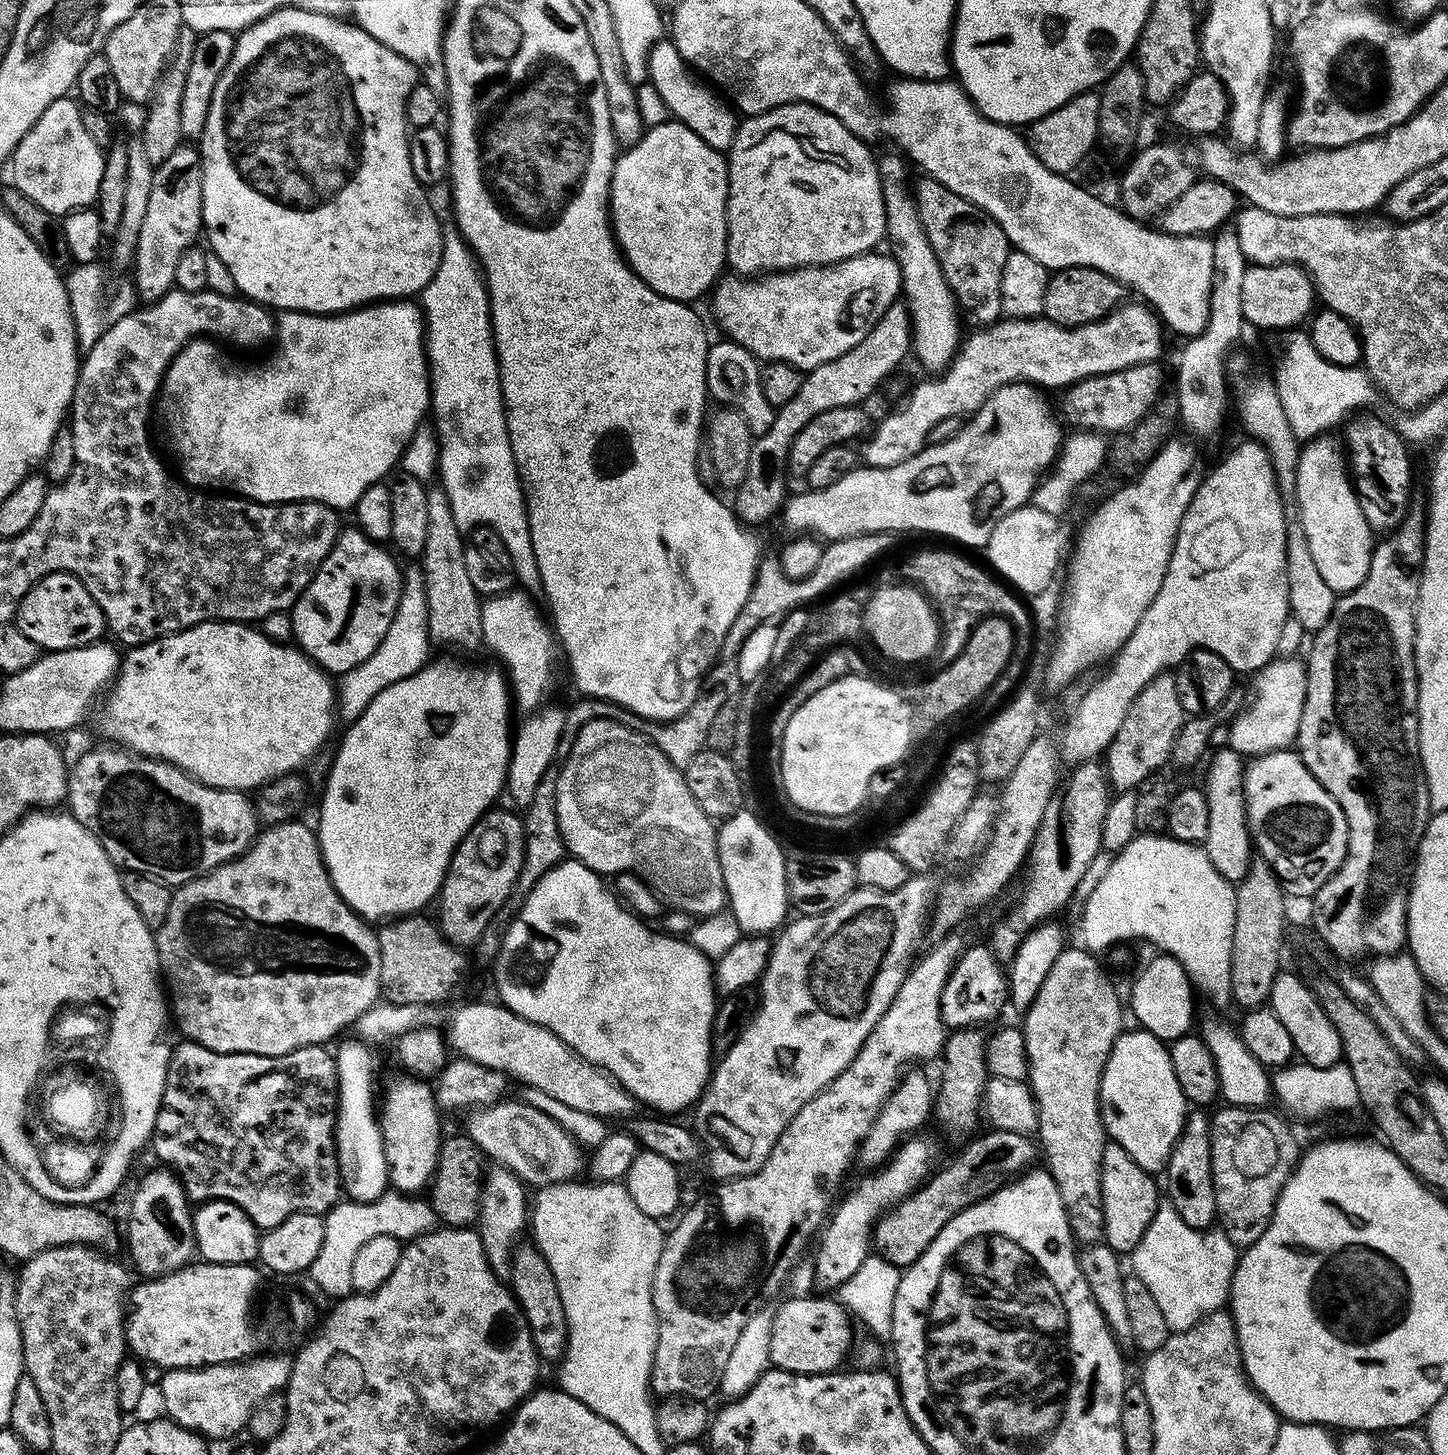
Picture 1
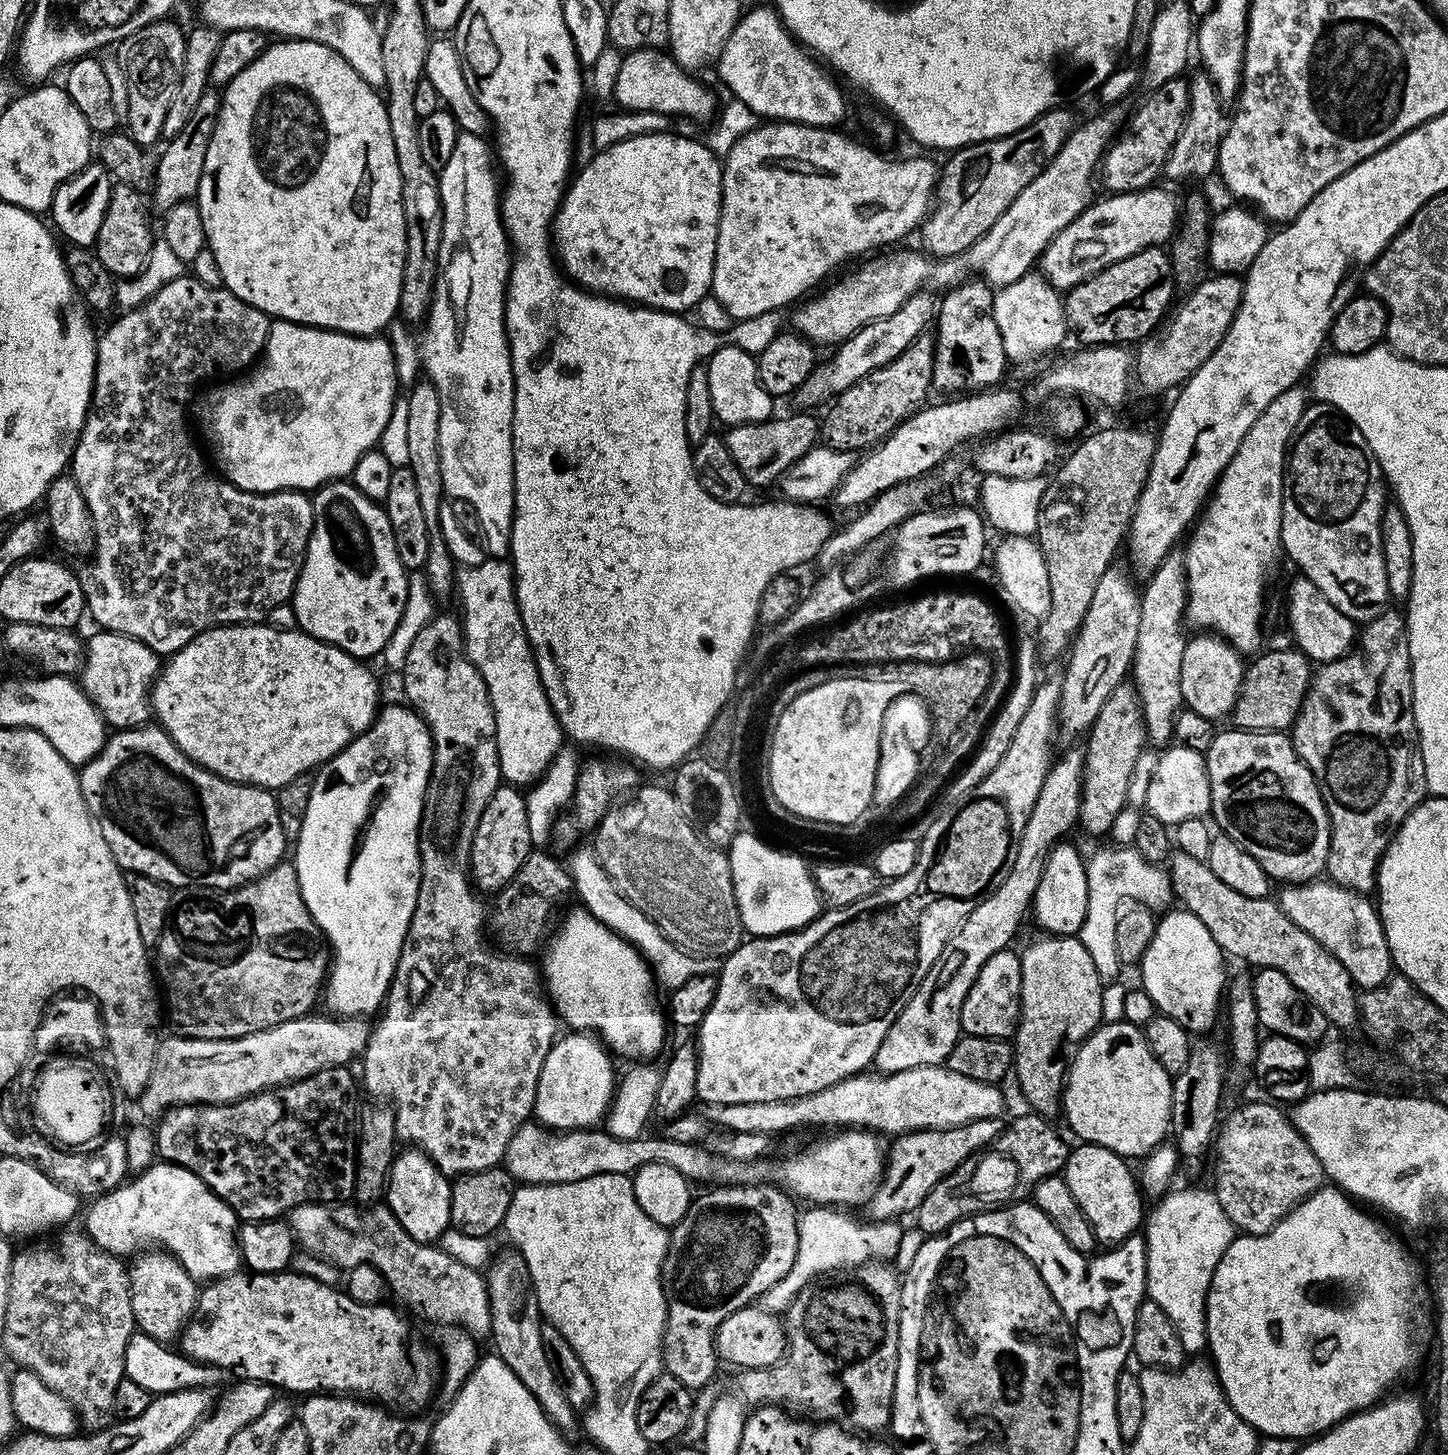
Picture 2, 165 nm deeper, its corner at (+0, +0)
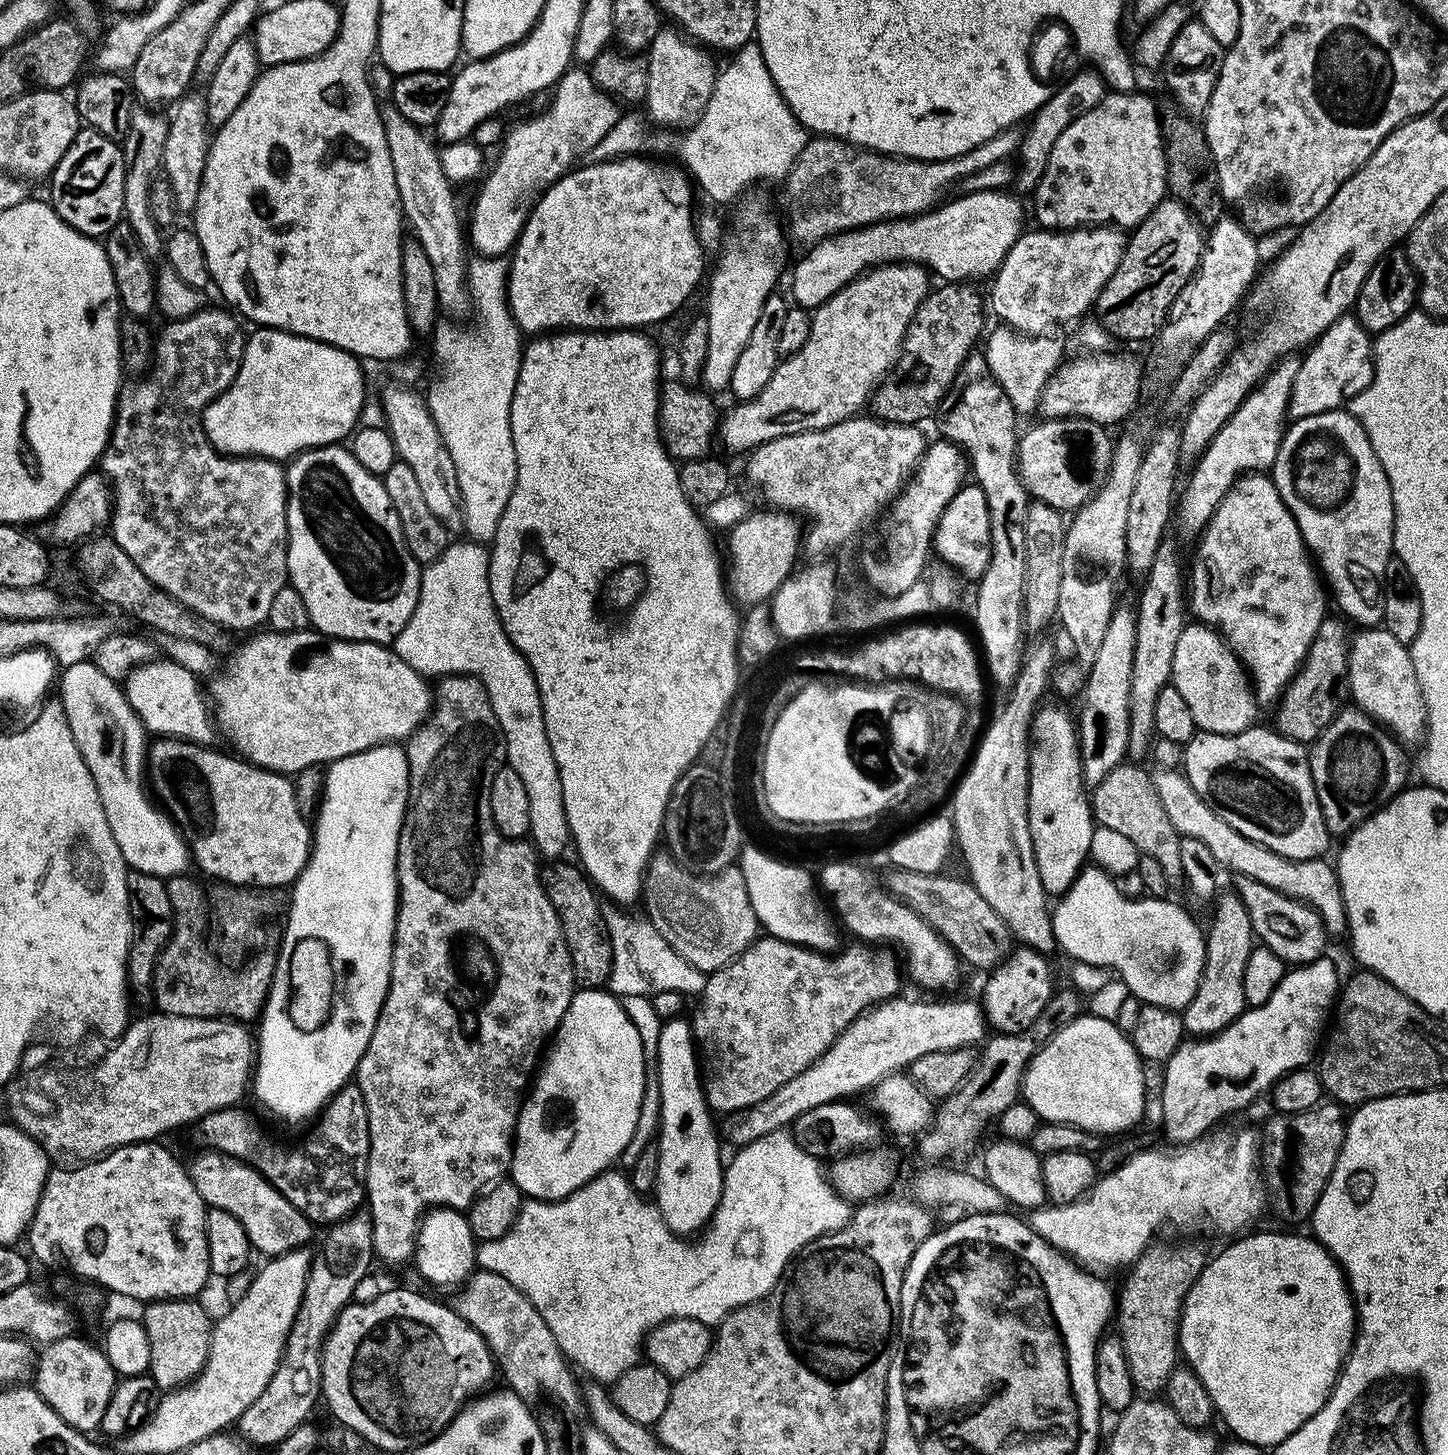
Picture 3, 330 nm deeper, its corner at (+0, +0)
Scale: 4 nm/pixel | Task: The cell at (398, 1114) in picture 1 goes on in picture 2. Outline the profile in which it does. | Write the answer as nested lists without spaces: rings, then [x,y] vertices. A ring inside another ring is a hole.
[[[415,1146],[405,1147],[392,1162],[386,1189],[386,1206],[408,1231],[410,1238],[414,1238],[419,1244],[439,1241],[449,1231],[452,1223],[451,1202],[452,1180],[445,1176],[444,1171],[427,1153]]]

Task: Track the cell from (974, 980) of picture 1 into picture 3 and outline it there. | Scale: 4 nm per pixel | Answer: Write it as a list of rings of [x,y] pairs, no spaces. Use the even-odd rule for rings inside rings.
[[[1017,947],[1008,953],[997,968],[987,973],[988,981],[984,984],[984,1019],[989,1029],[997,1033],[1018,1034],[1025,1032],[1046,1010],[1054,995],[1052,988],[1052,968],[1048,965],[1049,957],[1032,948]]]

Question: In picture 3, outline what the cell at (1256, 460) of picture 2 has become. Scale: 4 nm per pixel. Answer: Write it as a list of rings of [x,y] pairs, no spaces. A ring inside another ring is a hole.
[[[1355,315],[1340,316],[1303,353],[1298,366],[1298,378],[1294,378],[1294,390],[1290,390],[1289,417],[1301,420],[1310,414],[1322,414],[1331,408],[1340,408],[1349,398],[1370,386],[1375,369],[1371,335]]]

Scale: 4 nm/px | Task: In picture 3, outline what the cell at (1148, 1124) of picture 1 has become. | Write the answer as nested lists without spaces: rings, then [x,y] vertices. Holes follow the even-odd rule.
[[[1081,1014],[1076,1019],[1071,1020],[1065,1028],[1060,1028],[1053,1034],[1048,1043],[1041,1046],[1036,1051],[1036,1057],[1028,1064],[1028,1069],[1024,1071],[1024,1086],[1022,1089],[1023,1103],[1029,1104],[1038,1115],[1041,1121],[1050,1124],[1073,1124],[1079,1128],[1085,1128],[1087,1132],[1097,1134],[1109,1134],[1108,1132],[1124,1132],[1127,1128],[1132,1128],[1144,1116],[1144,1068],[1136,1048],[1132,1045],[1131,1039],[1118,1028],[1115,1022],[1100,1018],[1091,1014]]]

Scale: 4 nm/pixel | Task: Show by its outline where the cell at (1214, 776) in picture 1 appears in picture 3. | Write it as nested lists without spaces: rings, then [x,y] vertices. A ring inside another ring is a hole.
[[[1236,876],[1234,882],[1234,891],[1242,898],[1246,914],[1250,914],[1255,939],[1263,947],[1274,950],[1285,965],[1313,964],[1325,955],[1324,943],[1329,943],[1330,937],[1320,921],[1320,915],[1309,904],[1303,904],[1249,876]]]

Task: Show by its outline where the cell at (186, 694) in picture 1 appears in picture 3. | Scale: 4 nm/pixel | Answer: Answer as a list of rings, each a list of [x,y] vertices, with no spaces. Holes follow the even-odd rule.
[[[260,630],[255,634],[249,635],[248,638],[249,640],[236,653],[233,651],[227,657],[229,660],[225,664],[223,661],[222,672],[224,668],[225,676],[217,675],[211,681],[213,684],[212,692],[210,688],[210,696],[214,701],[214,719],[219,731],[223,735],[224,732],[228,735],[229,742],[237,748],[233,749],[243,759],[250,764],[258,765],[260,768],[268,768],[272,772],[295,774],[301,772],[306,766],[314,766],[315,764],[327,766],[334,760],[341,760],[350,754],[365,752],[368,748],[376,748],[380,744],[404,742],[427,720],[429,712],[432,711],[434,692],[430,687],[429,681],[421,676],[420,673],[410,670],[410,666],[406,666],[406,662],[402,662],[402,658],[398,658],[398,654],[393,652],[391,647],[382,644],[371,644],[365,640],[334,640],[320,635],[315,630],[302,632]]]

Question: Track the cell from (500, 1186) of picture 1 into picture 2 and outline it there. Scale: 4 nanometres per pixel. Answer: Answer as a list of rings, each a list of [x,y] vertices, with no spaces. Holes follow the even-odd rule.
[[[507,1250],[495,1257],[487,1265],[486,1279],[488,1296],[492,1302],[492,1331],[490,1340],[496,1343],[495,1355],[500,1357],[516,1377],[534,1394],[538,1406],[552,1420],[552,1423],[565,1434],[572,1434],[578,1428],[578,1412],[570,1406],[558,1382],[558,1374],[550,1367],[550,1358],[546,1358],[546,1346],[542,1342],[542,1330],[545,1321],[540,1315],[540,1303],[532,1288],[532,1275],[526,1264],[526,1258],[520,1252]]]

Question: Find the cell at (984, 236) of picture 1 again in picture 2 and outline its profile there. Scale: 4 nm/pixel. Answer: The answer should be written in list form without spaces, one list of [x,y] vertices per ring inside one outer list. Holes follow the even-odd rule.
[[[969,278],[956,288],[947,289],[943,293],[942,299],[938,304],[938,311],[934,317],[934,339],[935,339],[935,360],[933,362],[933,376],[932,385],[933,389],[948,392],[944,394],[971,394],[973,392],[983,392],[989,388],[997,387],[1001,383],[1000,380],[1004,376],[1004,371],[1010,368],[1010,361],[1002,346],[1002,334],[998,334],[998,322],[994,322],[994,289],[991,284],[984,283],[979,278]]]

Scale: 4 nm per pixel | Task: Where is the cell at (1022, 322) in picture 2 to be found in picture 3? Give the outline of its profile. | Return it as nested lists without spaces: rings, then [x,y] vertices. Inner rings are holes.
[[[996,326],[988,336],[982,355],[1017,413],[1024,414],[1039,407],[1046,382],[1063,363],[1063,348],[1063,342],[1055,340],[1052,334],[1025,334],[1007,326]]]

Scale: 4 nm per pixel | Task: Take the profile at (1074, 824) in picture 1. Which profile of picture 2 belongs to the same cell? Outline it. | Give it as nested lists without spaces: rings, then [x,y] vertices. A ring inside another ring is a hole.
[[[1125,682],[1114,686],[1114,694],[1106,698],[1098,718],[1086,733],[1088,746],[1084,753],[1084,785],[1080,803],[1079,827],[1085,828],[1092,836],[1111,833],[1114,818],[1128,803],[1127,791],[1131,774],[1137,765],[1138,756],[1146,749],[1148,731],[1144,725],[1144,715],[1140,705],[1140,696],[1135,683]]]

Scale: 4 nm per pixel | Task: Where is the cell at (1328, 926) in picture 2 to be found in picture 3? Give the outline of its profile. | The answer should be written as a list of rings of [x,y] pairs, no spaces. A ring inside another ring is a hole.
[[[1157,767],[1155,771],[1151,773],[1151,778],[1154,790],[1158,794],[1158,802],[1162,802],[1162,810],[1166,810],[1170,826],[1174,826],[1180,837],[1198,838],[1198,842],[1206,842],[1210,854],[1214,854],[1221,869],[1233,868],[1236,876],[1249,876],[1265,886],[1300,900],[1303,904],[1309,904],[1320,915],[1320,921],[1328,931],[1329,937],[1345,935],[1348,919],[1340,880],[1336,876],[1335,867],[1329,861],[1327,864],[1327,859],[1291,860],[1274,854],[1274,850],[1246,838],[1246,834],[1238,834],[1238,830],[1230,826],[1230,822],[1222,822],[1222,818],[1218,818],[1218,814],[1214,814],[1210,805],[1196,793],[1194,786],[1190,786],[1183,771],[1165,767]]]

